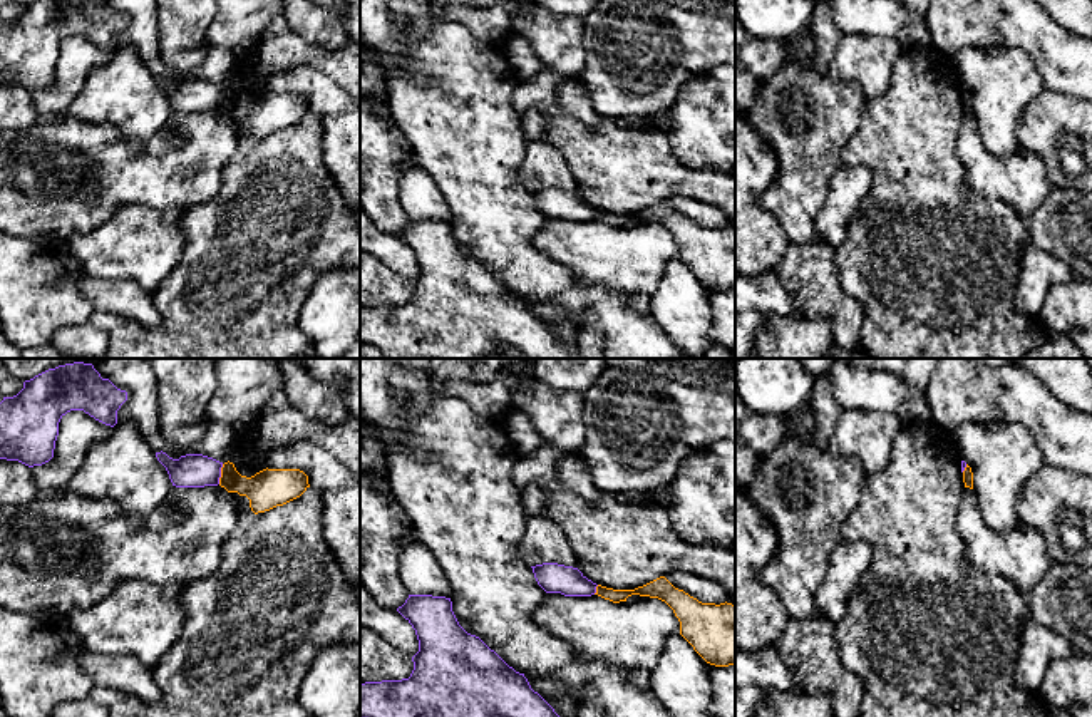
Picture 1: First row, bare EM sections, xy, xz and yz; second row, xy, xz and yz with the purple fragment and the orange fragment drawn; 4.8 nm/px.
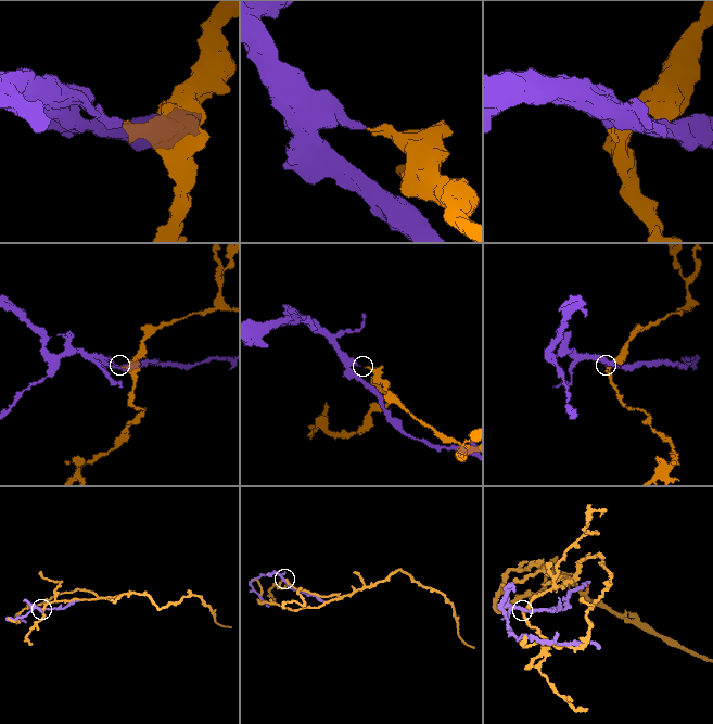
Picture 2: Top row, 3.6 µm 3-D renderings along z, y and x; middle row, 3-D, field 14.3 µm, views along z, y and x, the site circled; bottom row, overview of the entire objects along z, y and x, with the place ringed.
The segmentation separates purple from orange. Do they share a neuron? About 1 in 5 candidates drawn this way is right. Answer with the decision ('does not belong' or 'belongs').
does not belong

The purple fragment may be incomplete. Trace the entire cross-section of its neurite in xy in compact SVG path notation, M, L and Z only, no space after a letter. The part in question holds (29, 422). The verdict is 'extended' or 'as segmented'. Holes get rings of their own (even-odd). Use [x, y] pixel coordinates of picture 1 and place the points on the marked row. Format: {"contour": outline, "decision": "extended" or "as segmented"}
{"contour": "M74 362L49 369L30 380L13 397L0 402L0 459L18 461L28 467L42 466L54 457L59 422L70 410L84 410L95 420L114 427L117 410L127 392L102 379L92 364Z", "decision": "as segmented"}

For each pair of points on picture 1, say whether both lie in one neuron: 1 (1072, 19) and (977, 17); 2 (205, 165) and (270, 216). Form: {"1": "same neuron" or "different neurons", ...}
{"1": "different neurons", "2": "different neurons"}

